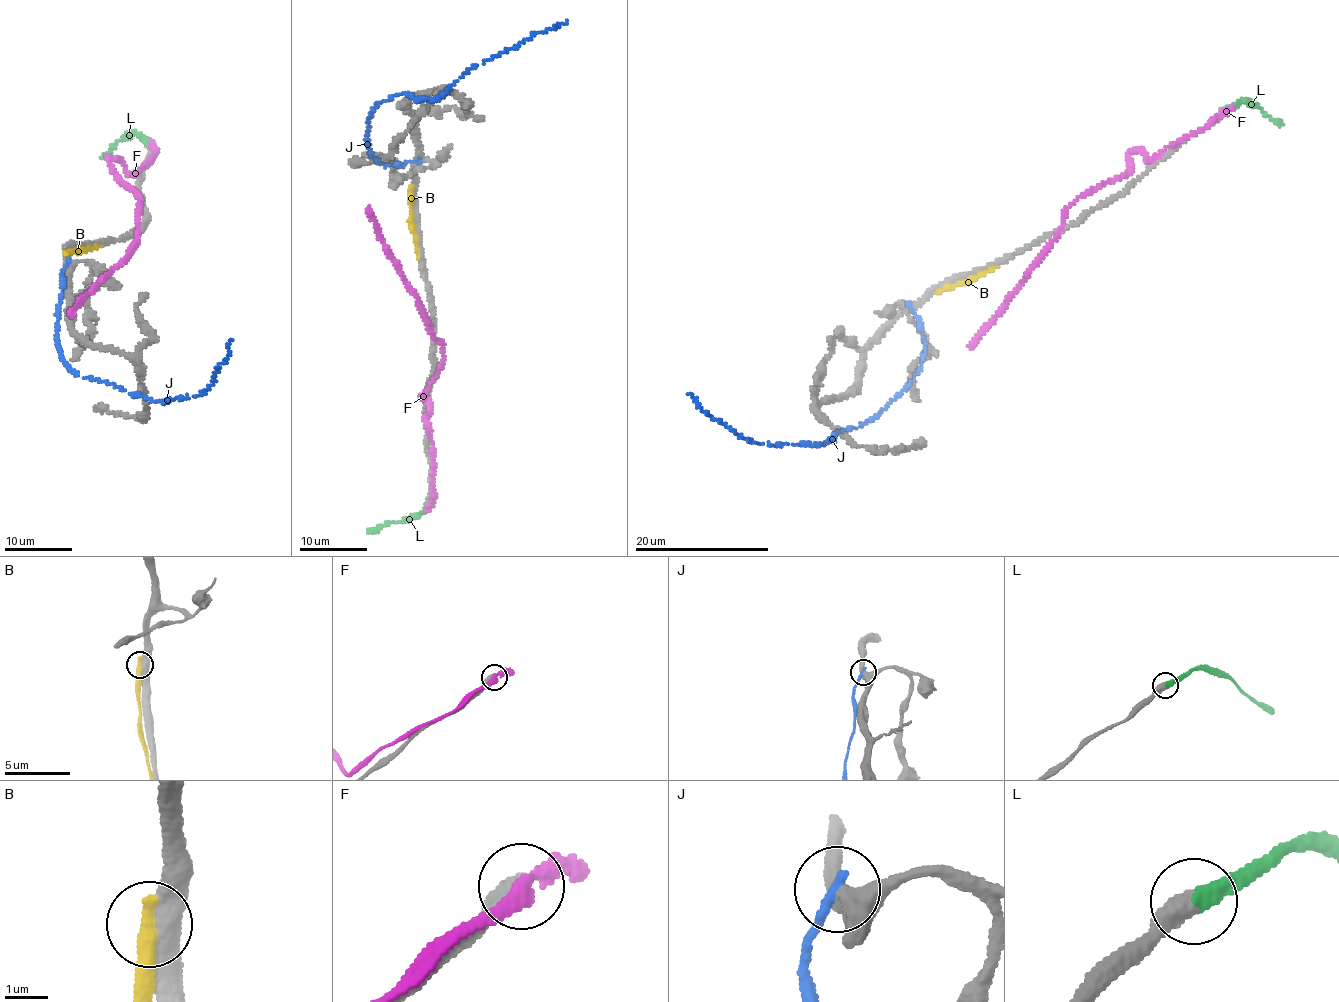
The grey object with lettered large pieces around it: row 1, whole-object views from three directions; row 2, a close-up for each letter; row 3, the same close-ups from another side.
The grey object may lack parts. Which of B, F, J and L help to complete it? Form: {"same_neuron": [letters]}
{"same_neuron": ["L"]}

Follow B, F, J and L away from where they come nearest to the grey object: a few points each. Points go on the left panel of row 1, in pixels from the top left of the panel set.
B: (65, 252), (79, 253), (101, 245)
F: (149, 143), (150, 159), (131, 175), (108, 158), (136, 191), (137, 232), (127, 254), (68, 314)
J: (68, 263), (56, 338), (74, 372), (159, 402), (183, 398), (212, 386), (232, 339)
L: (147, 141), (137, 134), (122, 137), (102, 158)

